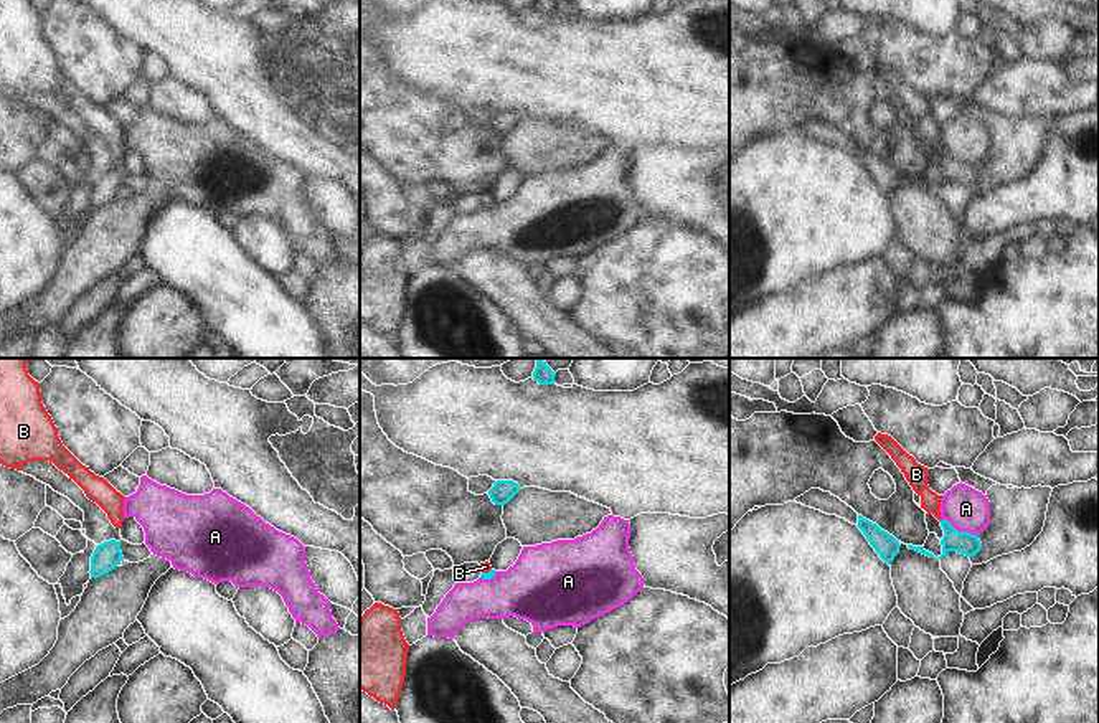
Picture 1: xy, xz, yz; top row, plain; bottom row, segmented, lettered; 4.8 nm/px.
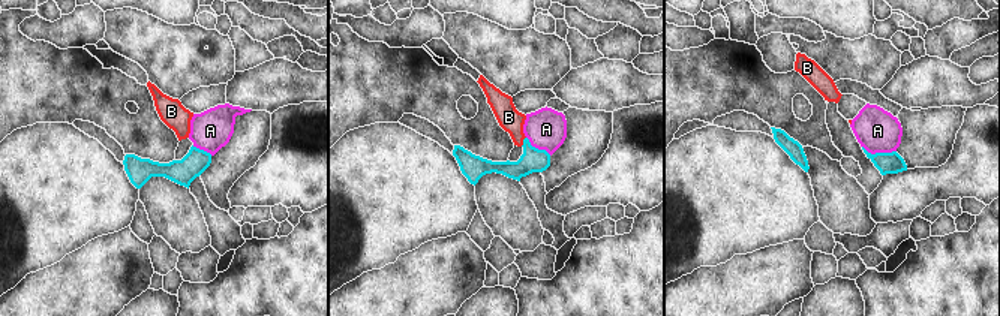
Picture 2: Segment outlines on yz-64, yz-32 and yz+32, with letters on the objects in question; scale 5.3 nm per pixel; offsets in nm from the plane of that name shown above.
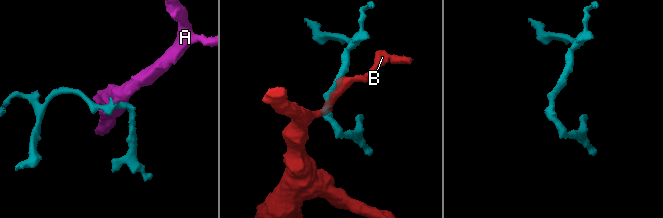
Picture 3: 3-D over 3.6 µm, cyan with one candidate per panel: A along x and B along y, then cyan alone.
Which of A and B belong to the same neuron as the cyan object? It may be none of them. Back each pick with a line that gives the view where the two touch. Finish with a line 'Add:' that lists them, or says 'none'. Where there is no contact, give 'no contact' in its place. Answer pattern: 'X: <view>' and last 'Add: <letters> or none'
B: xz
Add: B

